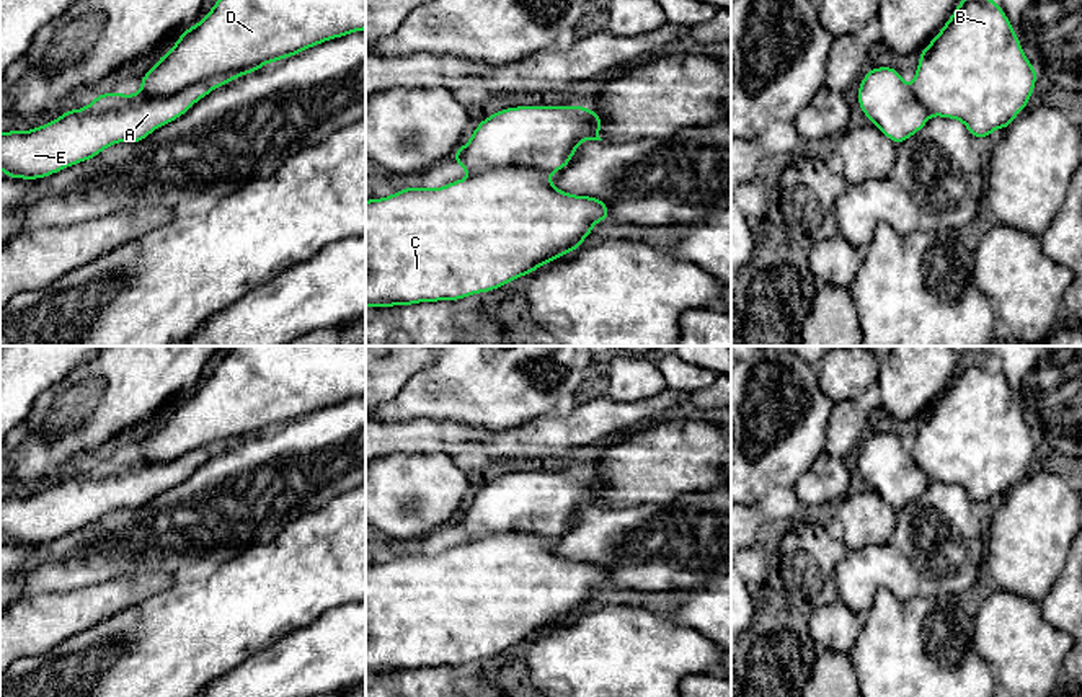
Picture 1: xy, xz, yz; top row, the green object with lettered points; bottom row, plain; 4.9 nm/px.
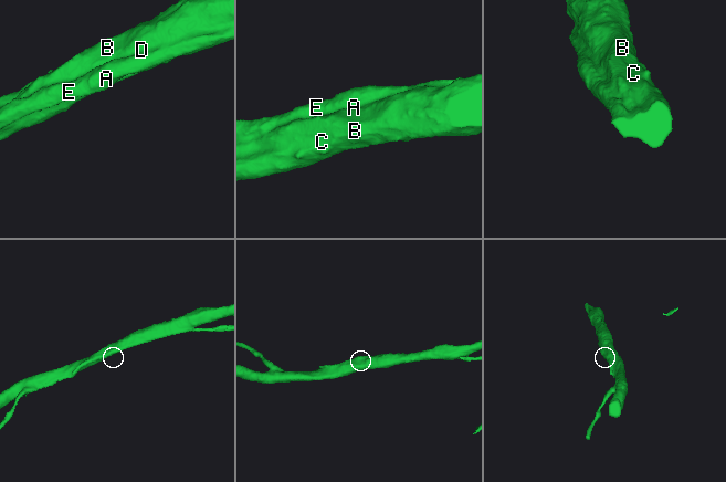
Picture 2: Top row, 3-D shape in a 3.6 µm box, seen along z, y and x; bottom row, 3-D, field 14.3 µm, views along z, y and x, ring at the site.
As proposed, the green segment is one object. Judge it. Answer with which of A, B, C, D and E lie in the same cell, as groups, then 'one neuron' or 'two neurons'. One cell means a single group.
groups A E / B C D; two neurons

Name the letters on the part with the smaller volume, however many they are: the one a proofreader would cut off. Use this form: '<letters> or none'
A, E

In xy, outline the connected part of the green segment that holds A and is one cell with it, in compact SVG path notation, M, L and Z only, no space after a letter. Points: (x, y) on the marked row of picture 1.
M261 67L243 69L209 82L194 83L173 96L147 98L139 91L98 95L82 109L64 111L59 119L31 131L0 134L3 176L39 180L80 162L91 160L118 142L140 142L155 129L181 118L214 88Z

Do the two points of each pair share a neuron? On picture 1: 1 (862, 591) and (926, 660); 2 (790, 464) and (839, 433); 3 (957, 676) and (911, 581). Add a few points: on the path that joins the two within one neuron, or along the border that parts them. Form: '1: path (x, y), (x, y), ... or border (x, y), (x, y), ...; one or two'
1: border (911, 598), (900, 599), (880, 590), (864, 621); two
2: border (833, 405), (828, 415), (824, 449), (802, 474); two
3: border (927, 588), (906, 599), (880, 590); two

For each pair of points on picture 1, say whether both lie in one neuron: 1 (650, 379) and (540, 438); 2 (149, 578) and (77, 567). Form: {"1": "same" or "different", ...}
{"1": "different", "2": "same"}

